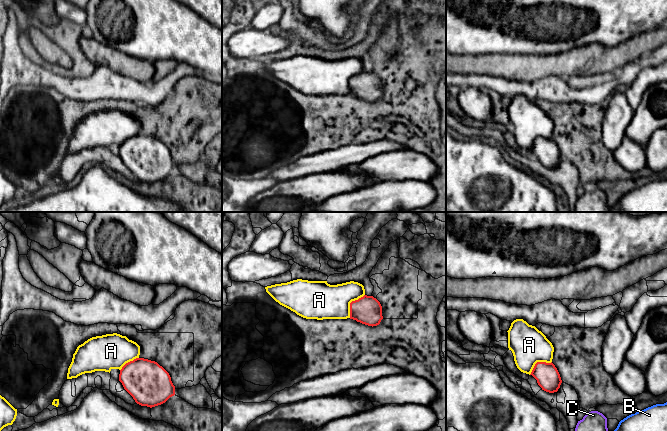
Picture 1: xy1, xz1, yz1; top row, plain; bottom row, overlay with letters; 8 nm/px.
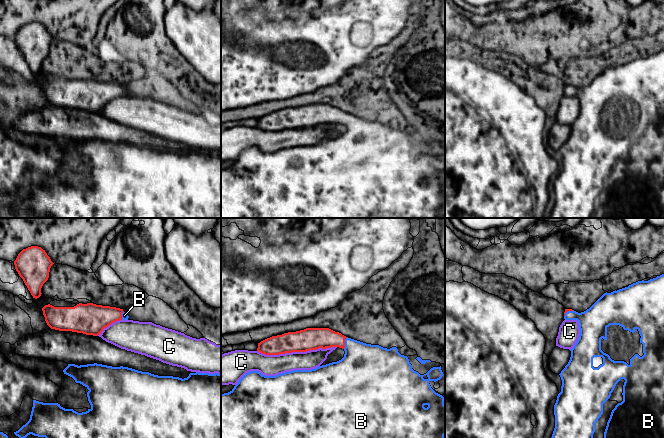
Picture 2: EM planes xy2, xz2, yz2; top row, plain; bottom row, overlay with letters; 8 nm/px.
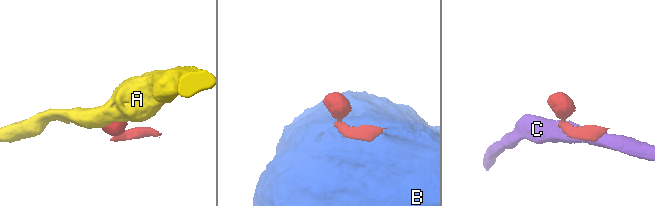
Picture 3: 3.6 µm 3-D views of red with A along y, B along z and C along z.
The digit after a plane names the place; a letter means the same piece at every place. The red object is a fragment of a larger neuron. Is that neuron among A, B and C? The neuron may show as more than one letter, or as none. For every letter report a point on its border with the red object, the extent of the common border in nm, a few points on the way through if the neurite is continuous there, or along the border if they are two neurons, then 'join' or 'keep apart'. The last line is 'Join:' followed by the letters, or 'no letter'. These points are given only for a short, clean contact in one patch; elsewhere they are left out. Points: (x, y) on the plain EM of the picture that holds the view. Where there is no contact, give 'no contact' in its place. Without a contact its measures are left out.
A: meets red in xz1 at (350, 79); contact 220 nm long; border along xz1 (364, 70), (350, 79), (349, 93); keep apart
B: meets red in xz2 at (344, 119); contact 100 nm long; keep apart
C: meets red in xz2 at (296, 127); contact 650 nm long; join
Join: C

